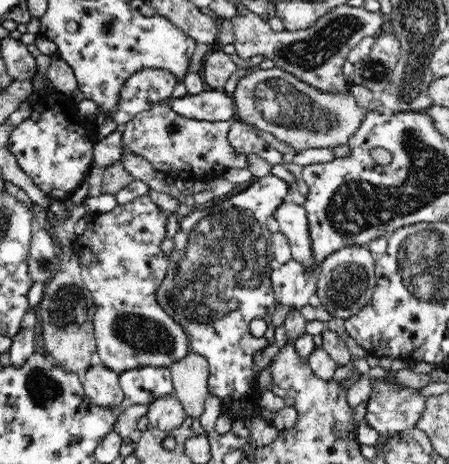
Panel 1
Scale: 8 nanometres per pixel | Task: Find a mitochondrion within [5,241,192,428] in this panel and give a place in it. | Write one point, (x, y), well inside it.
(142, 333)

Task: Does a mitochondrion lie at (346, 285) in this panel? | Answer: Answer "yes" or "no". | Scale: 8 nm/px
yes

